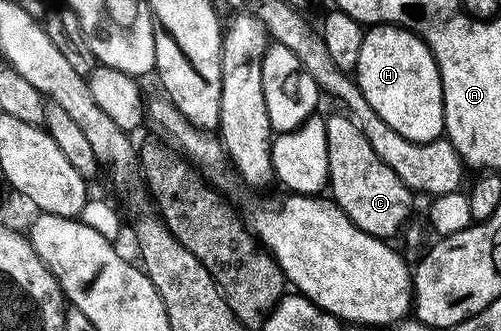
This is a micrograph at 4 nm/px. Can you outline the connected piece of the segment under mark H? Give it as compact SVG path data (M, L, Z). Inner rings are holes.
M375 25L364 30L361 41L361 53L357 53L357 65L353 78L359 84L361 93L365 93L365 101L373 105L373 113L389 125L401 137L418 143L428 143L440 138L443 130L443 82L437 61L430 49L423 44L418 35L394 25Z

